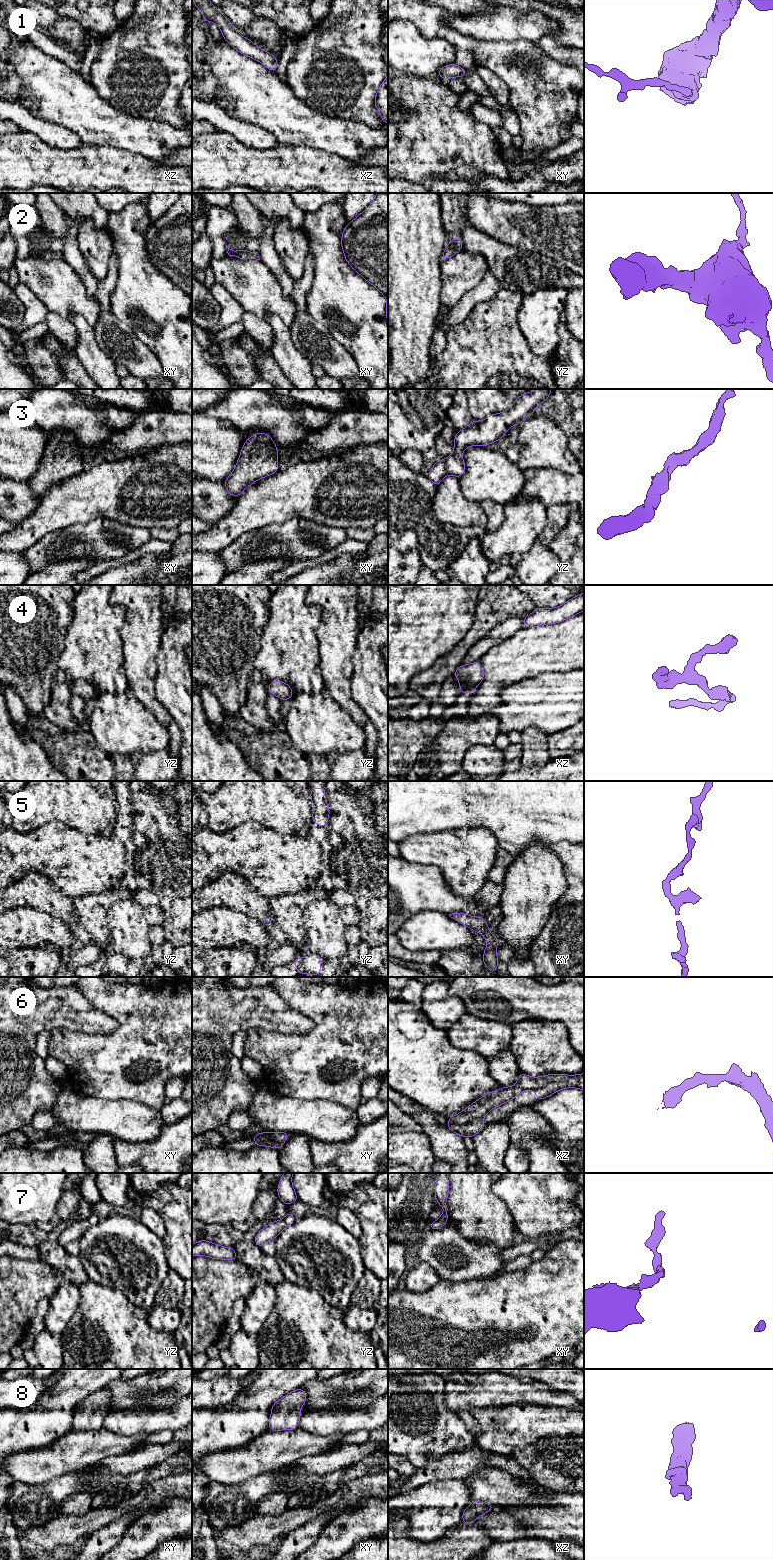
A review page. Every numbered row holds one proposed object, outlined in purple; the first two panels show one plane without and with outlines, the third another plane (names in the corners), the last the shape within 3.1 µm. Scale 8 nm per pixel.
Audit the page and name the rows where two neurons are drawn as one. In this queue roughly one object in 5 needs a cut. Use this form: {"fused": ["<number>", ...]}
{"fused": []}

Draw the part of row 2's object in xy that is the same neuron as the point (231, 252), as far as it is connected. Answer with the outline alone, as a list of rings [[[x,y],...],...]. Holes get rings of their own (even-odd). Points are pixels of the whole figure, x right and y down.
[[[228,246],[227,253],[229,256],[238,257],[242,260],[248,260],[248,259],[260,260],[258,252],[249,252],[246,249],[234,251],[233,249],[230,249]]]

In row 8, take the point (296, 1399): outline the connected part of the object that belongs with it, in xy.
[[[303,1388],[294,1390],[276,1401],[271,1408],[268,1428],[272,1431],[294,1430],[299,1427],[301,1412],[299,1409],[306,1403],[306,1391]]]

